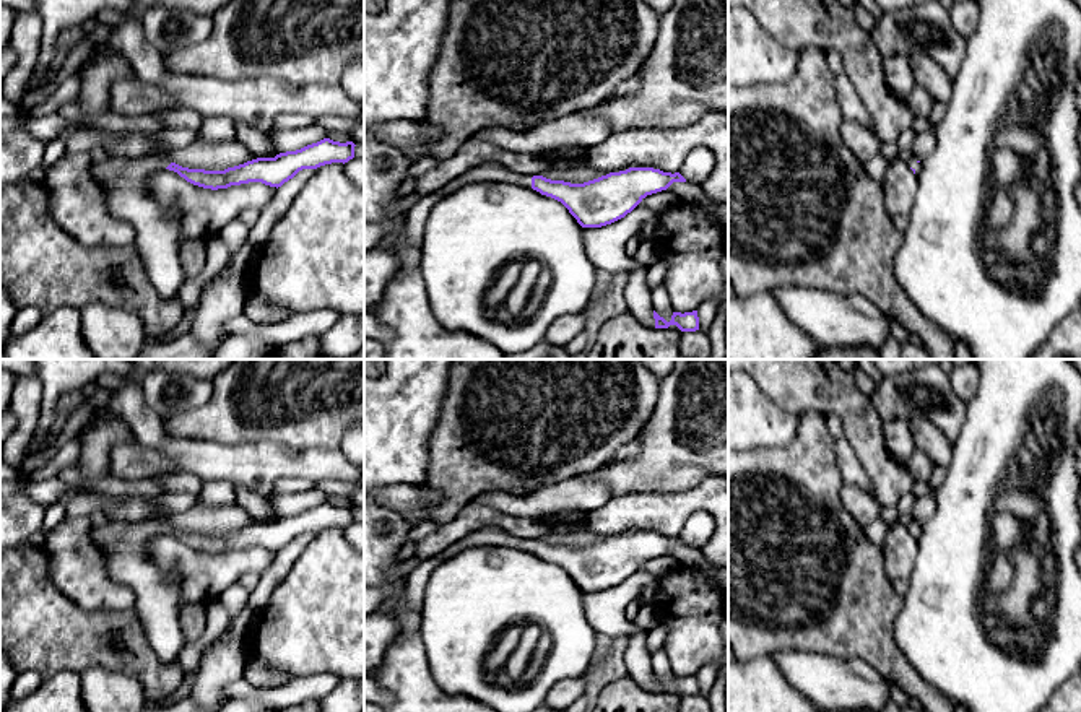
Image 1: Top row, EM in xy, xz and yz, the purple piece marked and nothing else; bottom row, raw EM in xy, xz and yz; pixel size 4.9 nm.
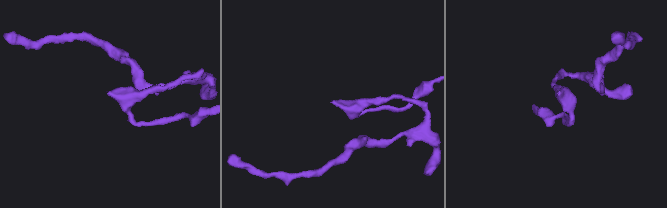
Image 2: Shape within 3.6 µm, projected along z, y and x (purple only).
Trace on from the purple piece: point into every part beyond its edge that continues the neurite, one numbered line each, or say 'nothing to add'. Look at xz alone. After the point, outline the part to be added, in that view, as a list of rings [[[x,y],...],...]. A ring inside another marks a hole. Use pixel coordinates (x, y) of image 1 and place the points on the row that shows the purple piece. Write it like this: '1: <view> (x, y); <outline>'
1: xz (486, 173); [[[484,163],[481,166],[475,166],[463,172],[462,176],[450,180],[444,189],[439,190],[441,197],[445,198],[462,189],[463,185],[475,184],[475,182],[506,182],[515,184],[532,189],[532,177],[515,174],[504,166],[493,166]]]

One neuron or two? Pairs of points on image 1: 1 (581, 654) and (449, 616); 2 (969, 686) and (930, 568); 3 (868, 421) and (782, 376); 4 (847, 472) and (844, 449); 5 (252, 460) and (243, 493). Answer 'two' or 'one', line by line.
1: one
2: one
3: one
4: one
5: two

